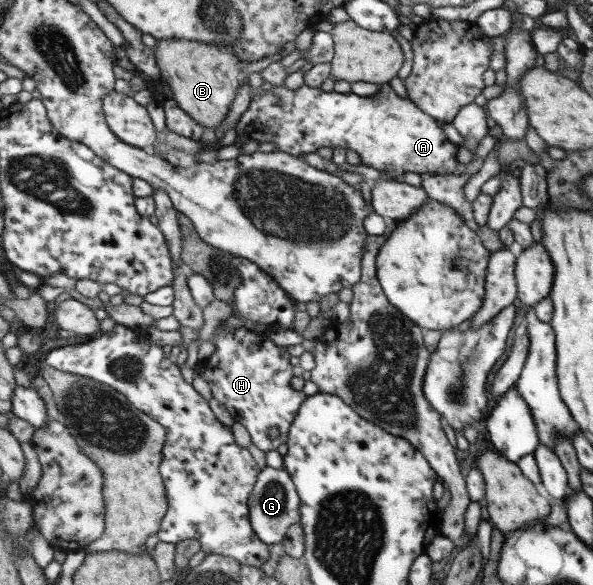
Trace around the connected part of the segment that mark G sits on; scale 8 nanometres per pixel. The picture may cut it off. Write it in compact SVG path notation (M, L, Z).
M264 466L257 473L253 488L247 497L249 524L256 537L268 547L280 542L286 529L299 522L299 505L300 498L286 470Z

